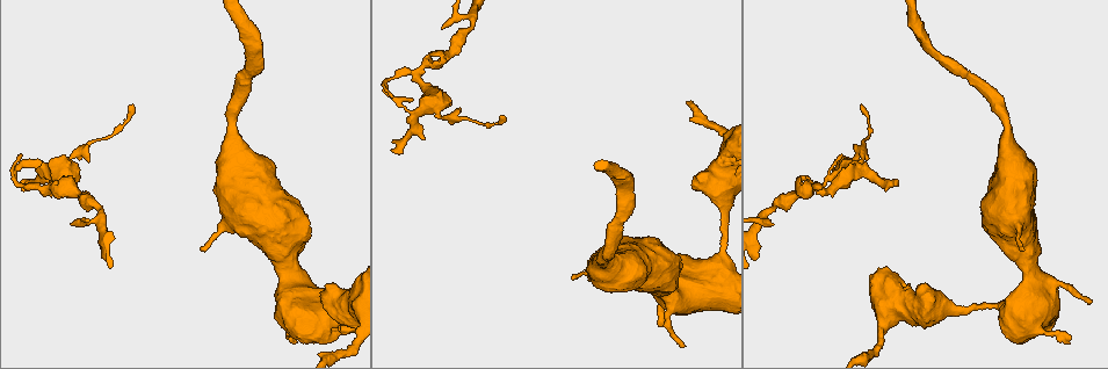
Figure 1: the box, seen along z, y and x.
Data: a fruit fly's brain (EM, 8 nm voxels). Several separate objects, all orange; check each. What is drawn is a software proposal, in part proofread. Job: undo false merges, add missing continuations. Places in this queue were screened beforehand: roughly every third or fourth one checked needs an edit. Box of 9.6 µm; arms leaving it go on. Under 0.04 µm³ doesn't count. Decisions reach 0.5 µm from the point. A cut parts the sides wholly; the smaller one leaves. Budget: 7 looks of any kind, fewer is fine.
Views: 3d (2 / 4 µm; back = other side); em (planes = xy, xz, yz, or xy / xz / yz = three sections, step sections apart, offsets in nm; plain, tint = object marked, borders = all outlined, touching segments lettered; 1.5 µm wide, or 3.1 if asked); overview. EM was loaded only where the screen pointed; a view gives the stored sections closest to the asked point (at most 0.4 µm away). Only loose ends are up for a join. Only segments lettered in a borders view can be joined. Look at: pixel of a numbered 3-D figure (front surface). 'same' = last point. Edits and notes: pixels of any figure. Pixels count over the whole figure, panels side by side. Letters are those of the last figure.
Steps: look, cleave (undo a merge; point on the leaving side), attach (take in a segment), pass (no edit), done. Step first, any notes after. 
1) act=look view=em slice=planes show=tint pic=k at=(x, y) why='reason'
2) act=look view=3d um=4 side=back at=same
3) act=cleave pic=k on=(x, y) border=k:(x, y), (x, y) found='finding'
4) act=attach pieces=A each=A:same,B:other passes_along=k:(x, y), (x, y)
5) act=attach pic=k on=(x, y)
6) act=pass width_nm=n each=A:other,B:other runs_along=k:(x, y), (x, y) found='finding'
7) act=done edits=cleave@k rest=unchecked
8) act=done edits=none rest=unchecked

act=look view=em slice=xz step=8 show=borders pic=1 at=(894, 186) why='branch stops here'

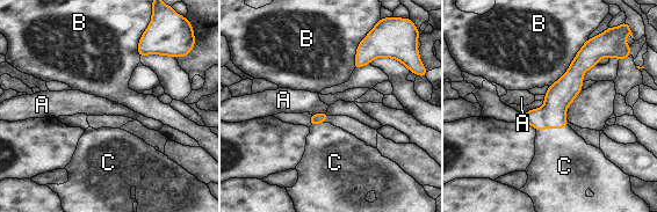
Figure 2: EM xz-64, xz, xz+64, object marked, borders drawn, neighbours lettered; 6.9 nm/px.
act=attach pieces=C each=A:other,B:other,C:same found='it goes on there'

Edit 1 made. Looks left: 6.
act=look view=3d um=4 pic=1 at=(663, 323) why='tapers out'

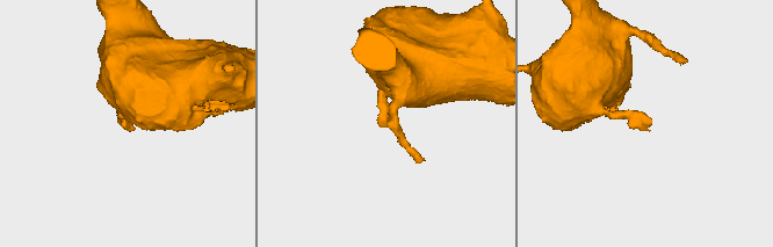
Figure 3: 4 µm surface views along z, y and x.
act=look view=em slice=planes show=tint pic=3 at=(130, 131)

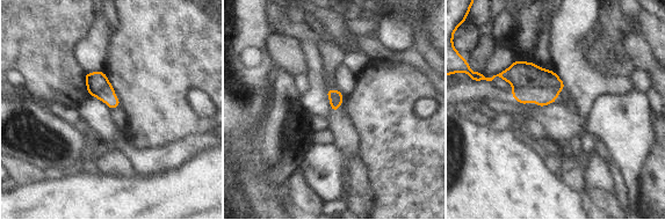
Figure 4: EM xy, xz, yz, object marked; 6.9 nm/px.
act=look view=em slice=planes show=borders at=same why='what lies round it'

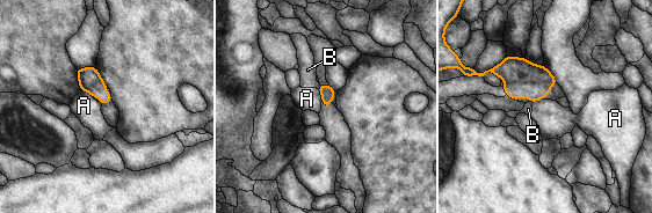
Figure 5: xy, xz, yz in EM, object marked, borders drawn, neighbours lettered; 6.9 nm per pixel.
act=pass longest_contact=A:100nm each=A:other,B:other border=5:(318, 88), (323, 101) found='no lettered segment goes on from it'

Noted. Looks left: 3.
act=done edits=attach@2 rest=unchecked

